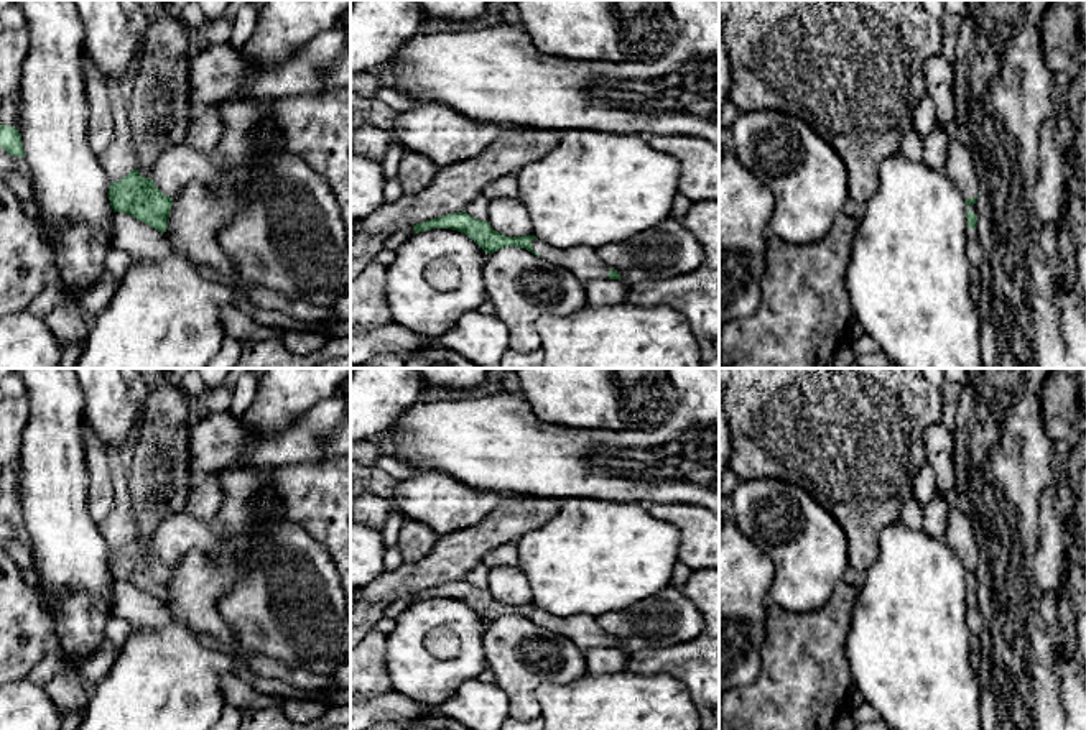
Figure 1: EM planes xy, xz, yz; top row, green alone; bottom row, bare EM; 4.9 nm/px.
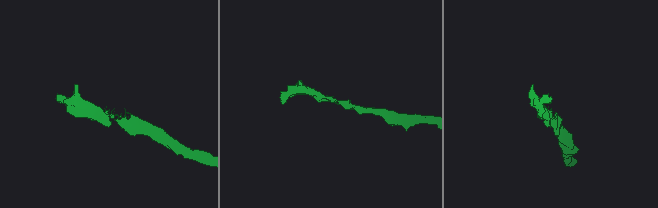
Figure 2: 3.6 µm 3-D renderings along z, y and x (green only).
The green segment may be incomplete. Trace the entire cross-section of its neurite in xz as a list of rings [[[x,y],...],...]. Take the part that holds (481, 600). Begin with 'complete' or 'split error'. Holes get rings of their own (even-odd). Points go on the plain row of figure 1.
split error; [[[466,579],[441,584],[438,587],[431,587],[413,594],[415,602],[426,600],[431,597],[452,597],[462,600],[469,607],[472,607],[485,621],[494,621],[505,615],[527,617],[536,625],[541,625],[551,631],[556,631],[569,638],[582,651],[597,646],[609,646],[620,649],[620,643],[614,636],[606,633],[599,626],[596,618],[591,615],[559,618],[543,612],[535,603],[507,605],[494,598],[487,589],[474,587]]]

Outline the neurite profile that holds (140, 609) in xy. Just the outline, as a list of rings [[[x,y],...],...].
[[[114,580],[112,584],[109,613],[114,618],[127,620],[132,626],[155,630],[168,625],[171,620],[165,602],[123,580]]]

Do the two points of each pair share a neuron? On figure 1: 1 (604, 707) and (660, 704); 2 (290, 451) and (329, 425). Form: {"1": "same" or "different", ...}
{"1": "same", "2": "same"}

